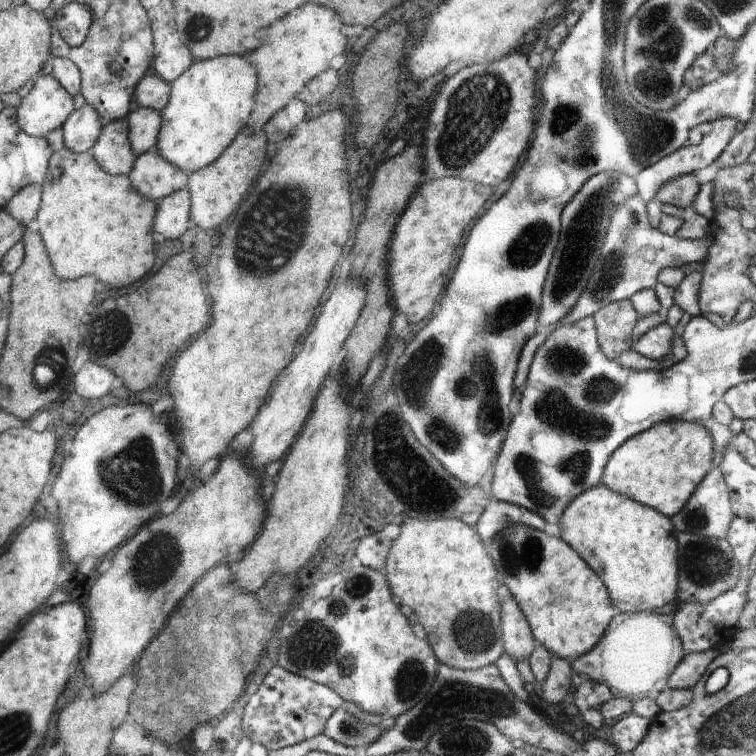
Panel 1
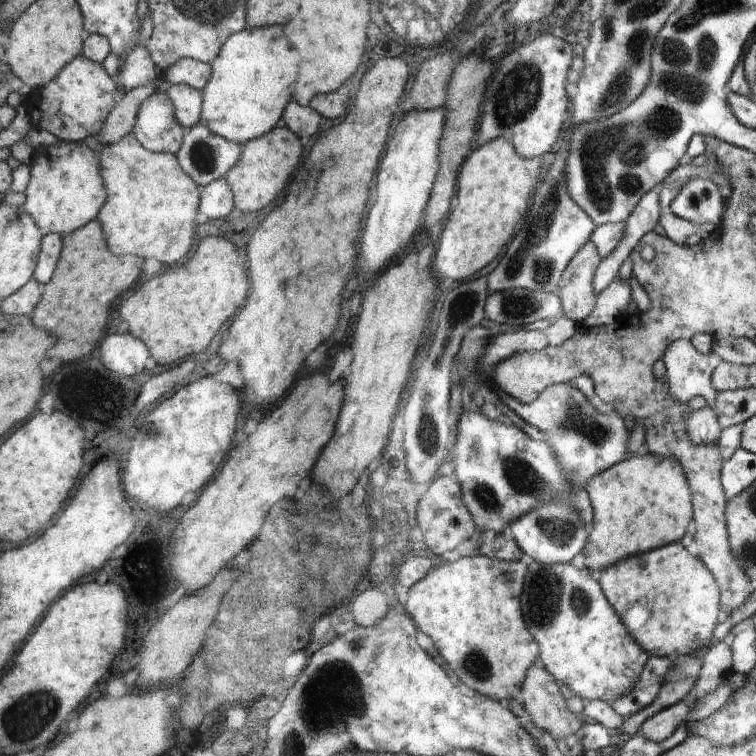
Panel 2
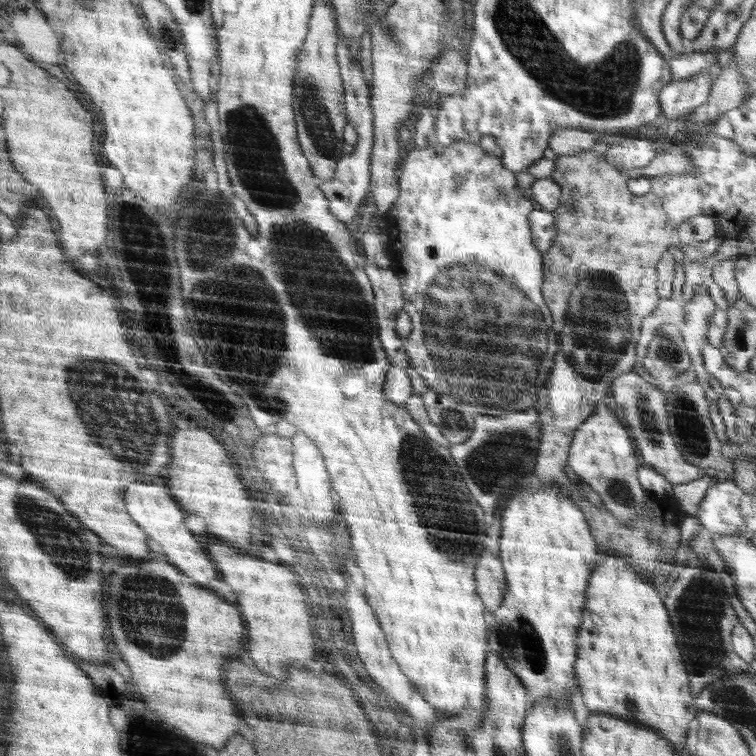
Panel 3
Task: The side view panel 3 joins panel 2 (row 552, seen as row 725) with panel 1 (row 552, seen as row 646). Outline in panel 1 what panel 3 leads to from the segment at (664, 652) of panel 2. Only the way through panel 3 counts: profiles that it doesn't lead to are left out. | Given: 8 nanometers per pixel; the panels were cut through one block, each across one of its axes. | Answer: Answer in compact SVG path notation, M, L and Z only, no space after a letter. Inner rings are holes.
M600 484L578 495L565 508L558 525L561 539L566 544L574 544L574 548L586 556L586 564L590 564L594 572L602 572L602 576L606 576L606 584L610 584L609 595L614 596L614 605L622 612L629 614L648 610L654 613L676 598L679 589L678 532L670 518L616 494L608 485Z

